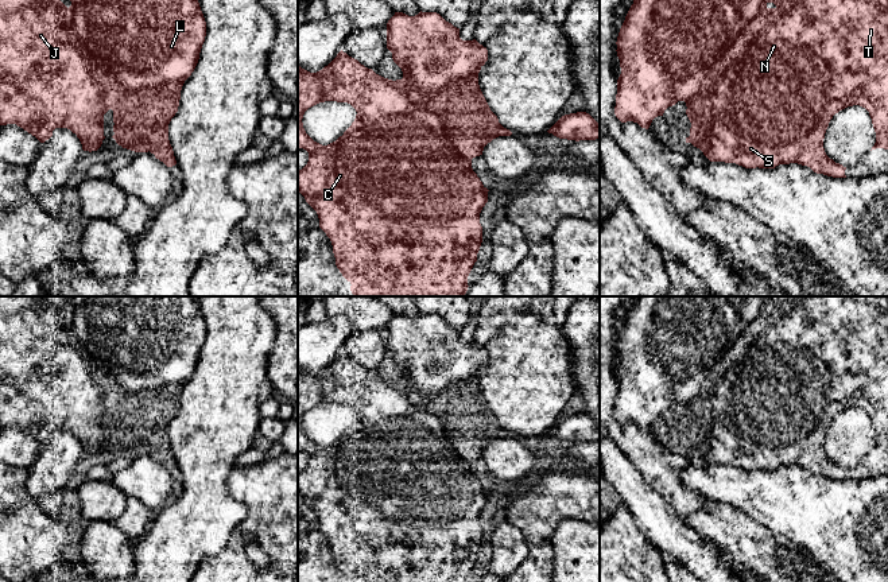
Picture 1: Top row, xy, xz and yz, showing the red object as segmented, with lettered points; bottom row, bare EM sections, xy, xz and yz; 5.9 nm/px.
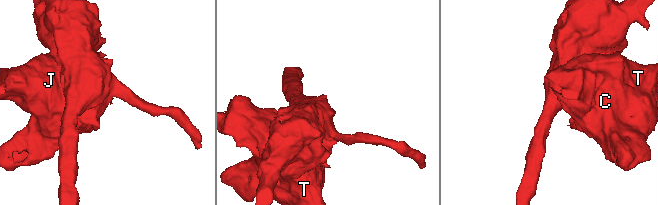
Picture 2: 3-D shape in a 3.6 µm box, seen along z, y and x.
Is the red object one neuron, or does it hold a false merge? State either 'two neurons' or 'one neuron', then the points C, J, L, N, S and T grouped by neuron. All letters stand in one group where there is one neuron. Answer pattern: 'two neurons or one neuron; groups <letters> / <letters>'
two neurons; groups C J N S T / L

